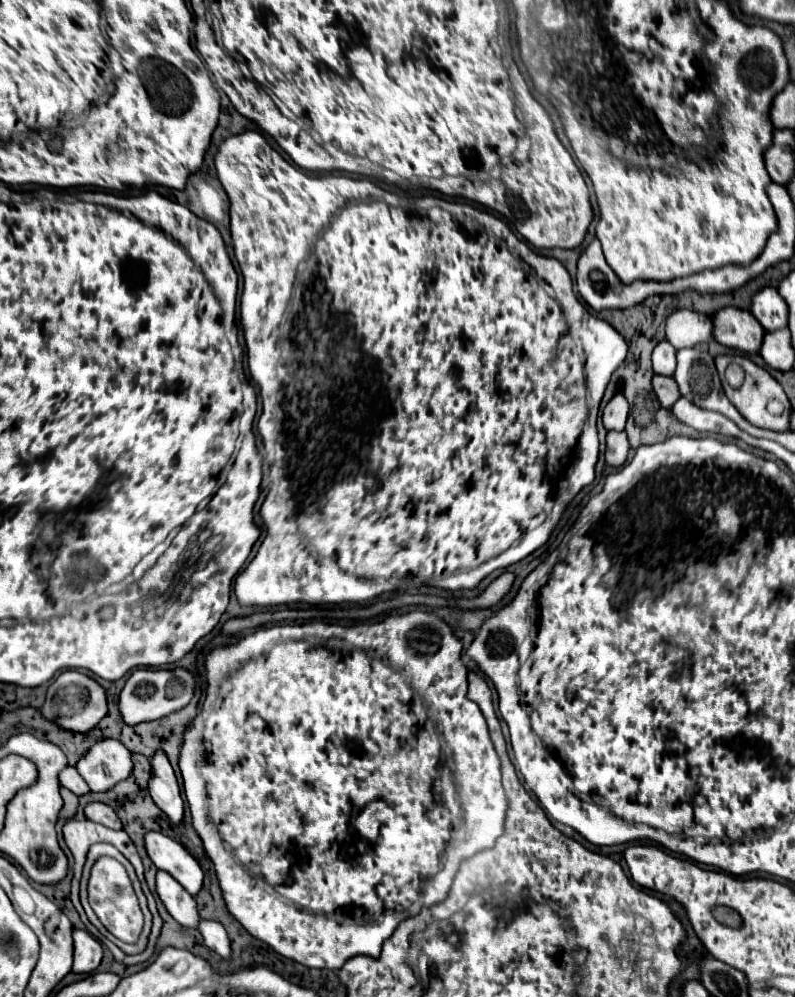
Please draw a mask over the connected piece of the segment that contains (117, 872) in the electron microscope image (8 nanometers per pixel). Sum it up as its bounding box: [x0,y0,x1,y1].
[89,857,143,943]

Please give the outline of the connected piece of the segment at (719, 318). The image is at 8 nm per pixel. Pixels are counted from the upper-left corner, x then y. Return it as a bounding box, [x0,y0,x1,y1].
[713,307,765,353]

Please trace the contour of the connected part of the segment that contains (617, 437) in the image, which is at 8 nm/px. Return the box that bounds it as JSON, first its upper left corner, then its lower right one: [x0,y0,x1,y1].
[605,431,629,467]

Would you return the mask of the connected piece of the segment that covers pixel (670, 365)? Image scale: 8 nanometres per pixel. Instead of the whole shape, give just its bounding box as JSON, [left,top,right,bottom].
[653,341,675,375]

